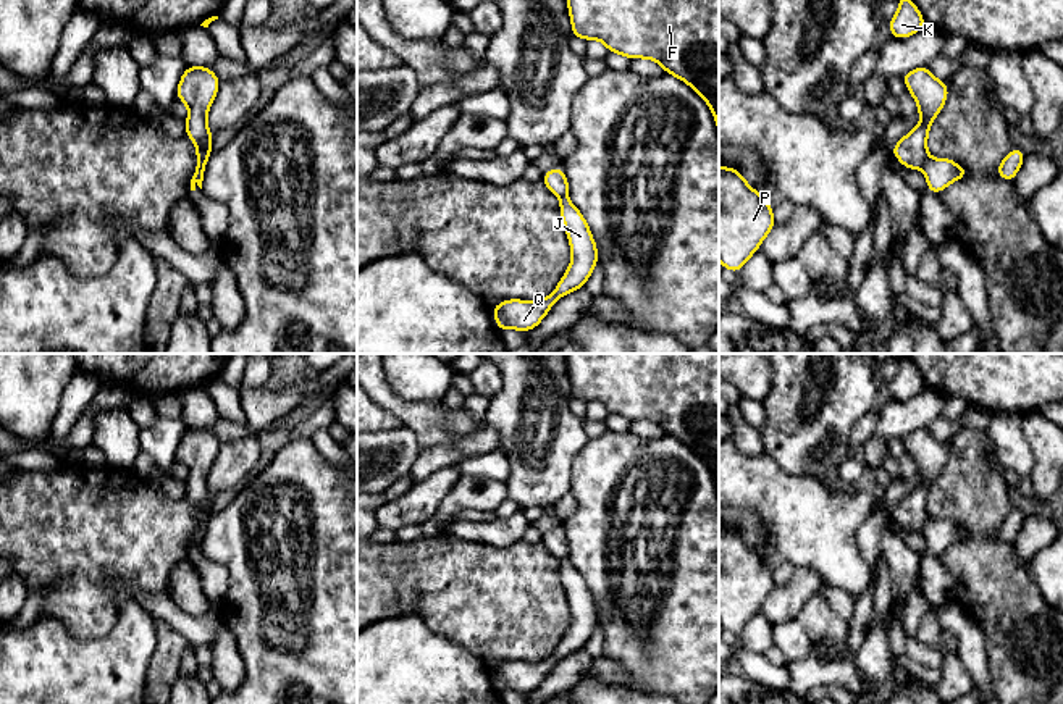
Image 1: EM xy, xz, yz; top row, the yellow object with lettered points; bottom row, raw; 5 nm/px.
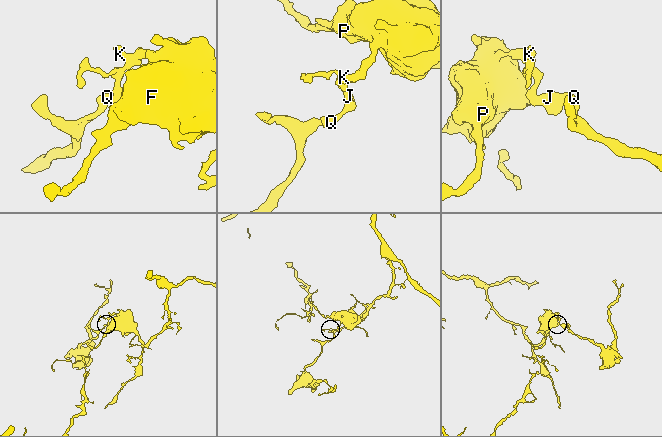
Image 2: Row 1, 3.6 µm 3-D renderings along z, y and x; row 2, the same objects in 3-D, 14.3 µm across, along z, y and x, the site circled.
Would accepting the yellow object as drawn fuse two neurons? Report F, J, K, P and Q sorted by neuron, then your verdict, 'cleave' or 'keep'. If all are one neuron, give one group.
F K P / J Q; cleave

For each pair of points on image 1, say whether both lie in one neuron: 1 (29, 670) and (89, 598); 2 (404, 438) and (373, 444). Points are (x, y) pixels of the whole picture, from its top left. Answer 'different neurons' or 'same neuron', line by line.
1: different neurons
2: same neuron

